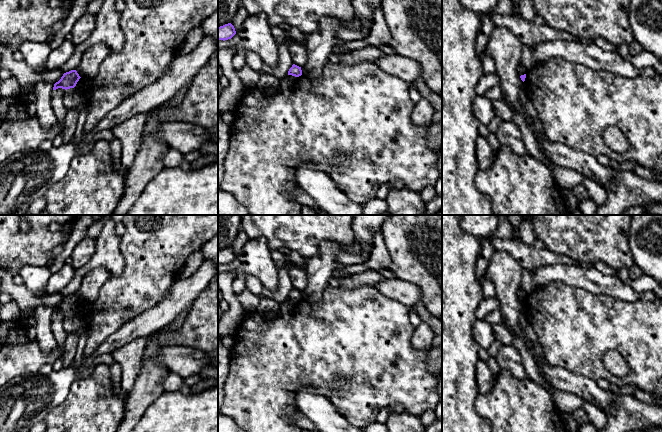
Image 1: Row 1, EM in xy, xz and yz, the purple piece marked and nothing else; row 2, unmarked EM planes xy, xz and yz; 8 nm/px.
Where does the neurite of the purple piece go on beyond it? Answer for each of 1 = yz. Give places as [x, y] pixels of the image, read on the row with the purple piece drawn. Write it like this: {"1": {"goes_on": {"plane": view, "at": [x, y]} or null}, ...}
{"1": {"goes_on": null}}

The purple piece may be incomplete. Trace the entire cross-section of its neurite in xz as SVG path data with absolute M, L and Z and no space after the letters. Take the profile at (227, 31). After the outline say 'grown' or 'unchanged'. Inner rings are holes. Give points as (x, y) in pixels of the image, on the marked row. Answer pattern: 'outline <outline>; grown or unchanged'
outline M231 23L218 27L218 40L231 39L235 34L235 28Z; unchanged

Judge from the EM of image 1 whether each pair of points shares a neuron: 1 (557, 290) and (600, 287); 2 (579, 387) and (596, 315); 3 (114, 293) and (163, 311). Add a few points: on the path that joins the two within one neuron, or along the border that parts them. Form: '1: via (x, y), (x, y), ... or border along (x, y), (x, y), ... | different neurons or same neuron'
1: border along (559, 281), (581, 287), (593, 293), (604, 294) | different neurons
2: border along (560, 367), (592, 378), (595, 381) | different neurons
3: border along (169, 290), (155, 305), (132, 318) | different neurons

